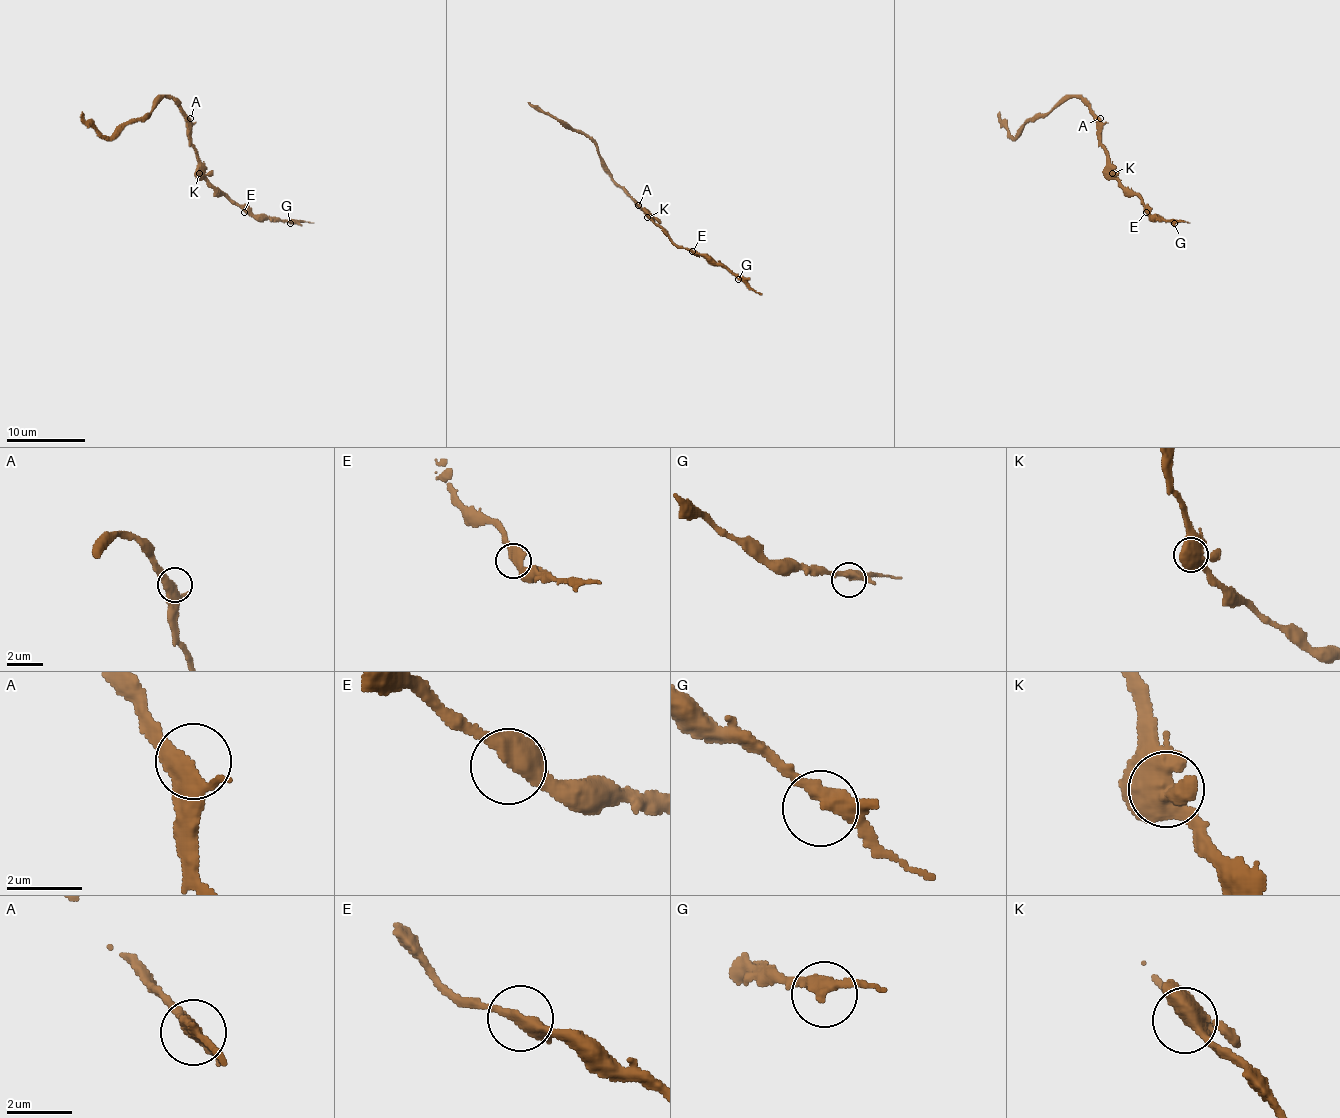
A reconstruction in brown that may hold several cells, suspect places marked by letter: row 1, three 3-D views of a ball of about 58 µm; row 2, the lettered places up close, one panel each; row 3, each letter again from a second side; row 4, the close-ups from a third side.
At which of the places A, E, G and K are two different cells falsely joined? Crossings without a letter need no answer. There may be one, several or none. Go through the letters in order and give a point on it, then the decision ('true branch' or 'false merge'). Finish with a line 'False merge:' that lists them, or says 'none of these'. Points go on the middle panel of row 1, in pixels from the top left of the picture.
A: place (638, 205); true branch
E: place (692, 251); true branch
G: place (738, 279); true branch
K: place (647, 217); true branch
False merge: none of these

